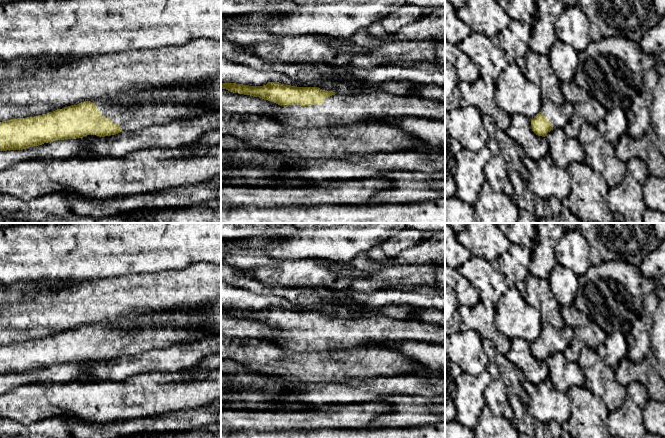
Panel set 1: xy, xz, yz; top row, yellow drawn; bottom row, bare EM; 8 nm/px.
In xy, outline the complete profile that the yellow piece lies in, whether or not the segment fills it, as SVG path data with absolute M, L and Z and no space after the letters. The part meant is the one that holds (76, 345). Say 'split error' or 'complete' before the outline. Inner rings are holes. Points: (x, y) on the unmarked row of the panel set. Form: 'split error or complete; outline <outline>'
split error; outline M164 312L154 316L122 318L109 323L84 325L35 341L0 346L0 375L23 374L56 364L83 362L87 359L111 360L151 349L198 341L208 336L201 327L205 317L196 312Z

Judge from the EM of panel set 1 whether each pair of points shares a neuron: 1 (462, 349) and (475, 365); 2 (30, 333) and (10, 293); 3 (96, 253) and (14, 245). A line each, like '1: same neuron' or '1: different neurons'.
1: same neuron
2: different neurons
3: same neuron

